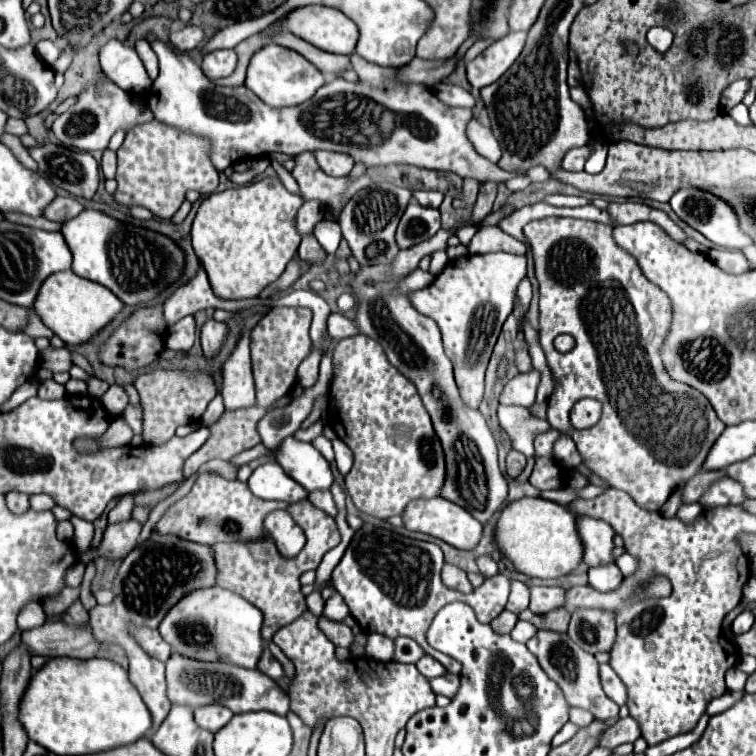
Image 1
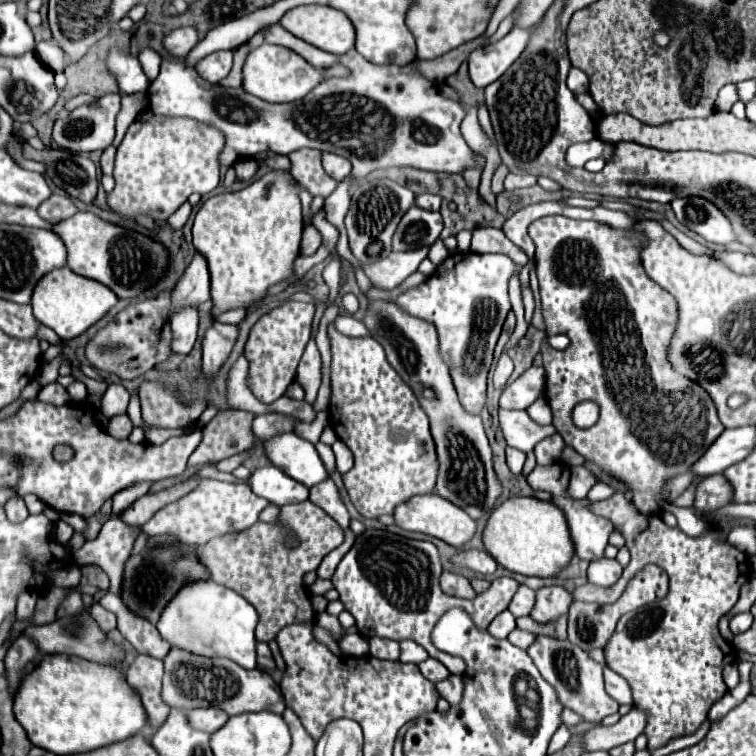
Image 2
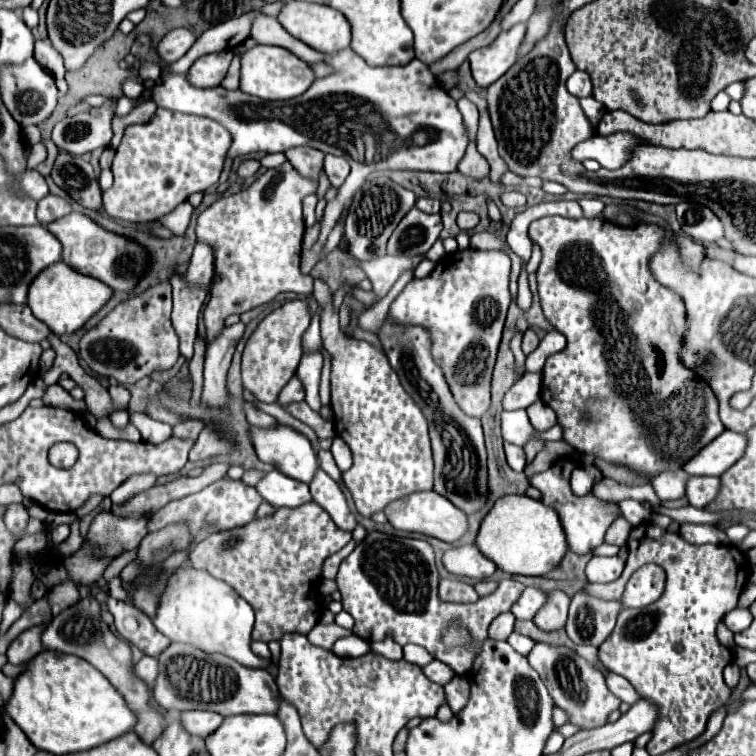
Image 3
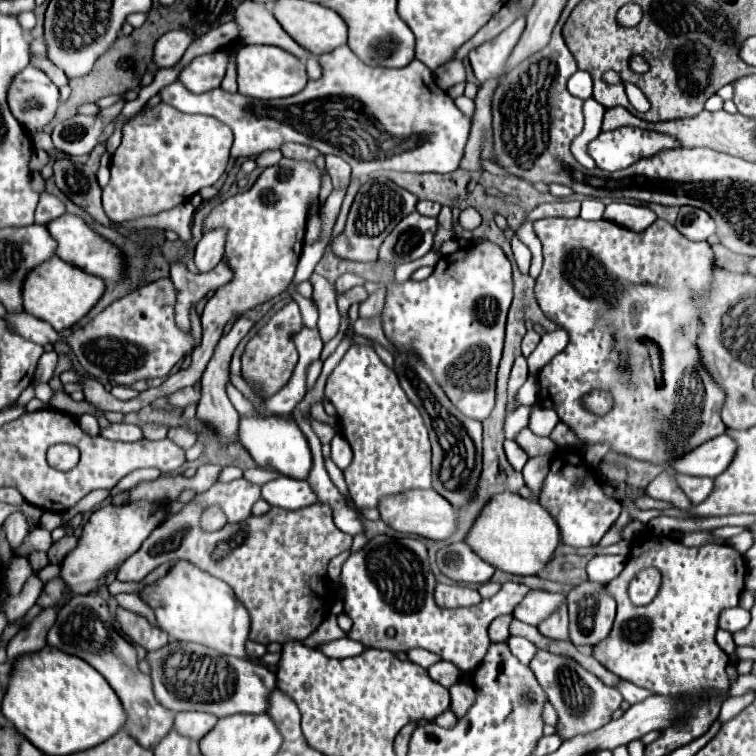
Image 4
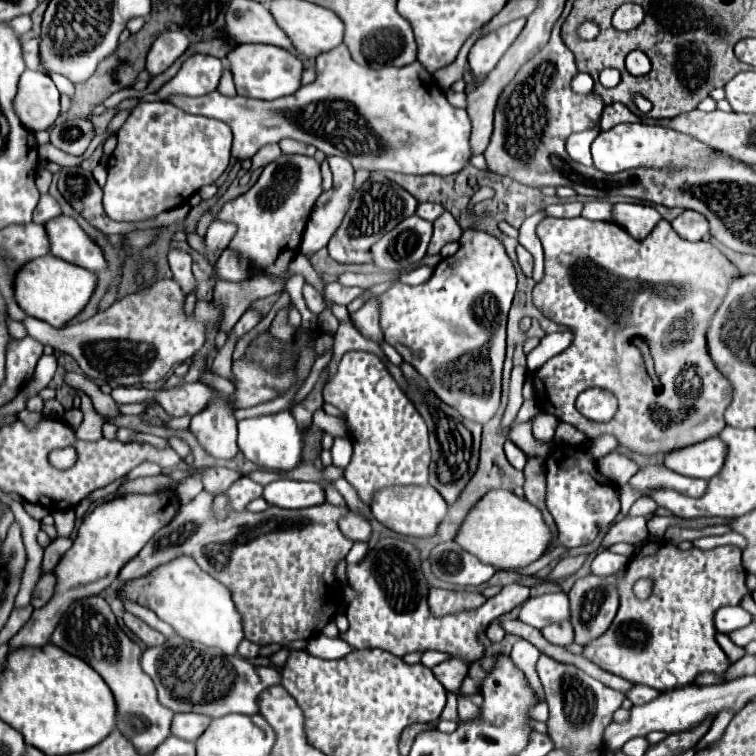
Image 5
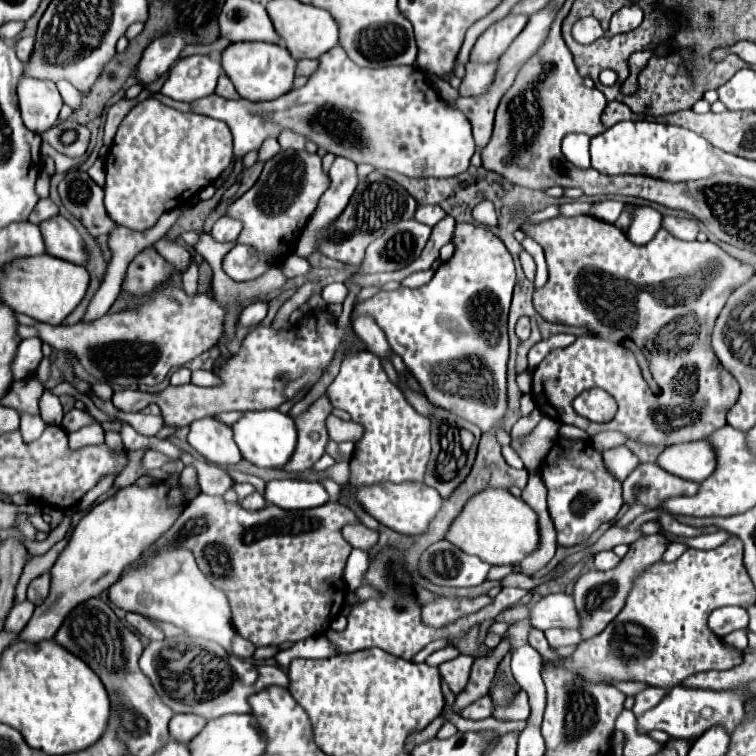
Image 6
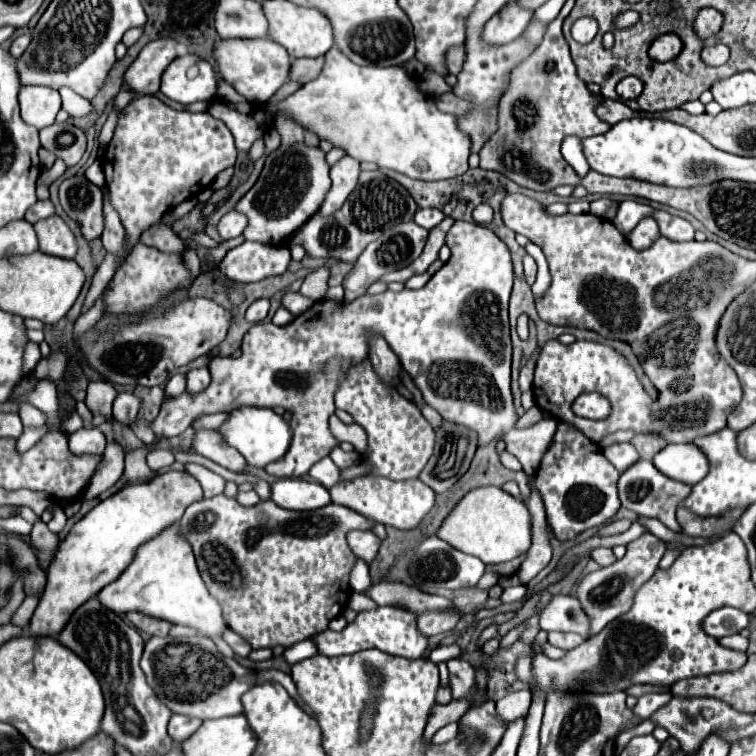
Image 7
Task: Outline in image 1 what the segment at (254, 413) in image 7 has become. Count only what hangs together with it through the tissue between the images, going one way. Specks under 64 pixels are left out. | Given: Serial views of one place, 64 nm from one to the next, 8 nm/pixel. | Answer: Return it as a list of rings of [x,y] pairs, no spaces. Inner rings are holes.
[[[288,436],[274,450],[274,458],[284,472],[308,492],[326,490],[332,486],[330,464],[310,442],[300,442],[294,436]]]

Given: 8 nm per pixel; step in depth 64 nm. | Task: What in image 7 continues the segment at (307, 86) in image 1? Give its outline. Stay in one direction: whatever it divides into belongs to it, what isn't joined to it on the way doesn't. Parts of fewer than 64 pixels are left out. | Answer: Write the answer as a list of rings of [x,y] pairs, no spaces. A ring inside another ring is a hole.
[[[218,38],[214,44],[214,58],[222,78],[248,102],[260,102],[260,104],[264,104],[288,80],[288,70],[292,62],[288,52],[270,38],[260,38],[260,40]]]

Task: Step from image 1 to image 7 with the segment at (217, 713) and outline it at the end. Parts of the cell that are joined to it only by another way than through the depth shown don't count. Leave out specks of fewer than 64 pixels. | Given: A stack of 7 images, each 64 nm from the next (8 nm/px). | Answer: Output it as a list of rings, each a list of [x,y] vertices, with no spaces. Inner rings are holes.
[[[172,714],[170,722],[168,722],[168,734],[172,740],[176,742],[184,742],[188,736],[192,736],[198,726],[202,722],[198,718],[190,718],[190,716],[182,716],[182,714]]]

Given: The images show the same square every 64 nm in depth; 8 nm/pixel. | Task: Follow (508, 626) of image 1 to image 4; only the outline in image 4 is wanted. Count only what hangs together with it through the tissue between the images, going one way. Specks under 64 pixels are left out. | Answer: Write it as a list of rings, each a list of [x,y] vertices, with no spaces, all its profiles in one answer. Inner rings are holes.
[[[500,616],[500,618],[496,618],[496,620],[490,624],[488,636],[490,636],[492,642],[504,642],[504,640],[508,640],[508,636],[510,636],[510,632],[508,632],[510,620],[512,620],[512,616]]]

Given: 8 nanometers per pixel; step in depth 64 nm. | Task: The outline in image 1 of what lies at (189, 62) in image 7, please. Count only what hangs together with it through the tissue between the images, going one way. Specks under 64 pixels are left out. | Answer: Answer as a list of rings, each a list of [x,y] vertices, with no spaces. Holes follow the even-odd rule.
[[[214,50],[210,54],[204,56],[202,60],[202,72],[210,78],[210,80],[218,80],[218,78],[226,78],[234,72],[236,68],[236,52],[234,50]]]

